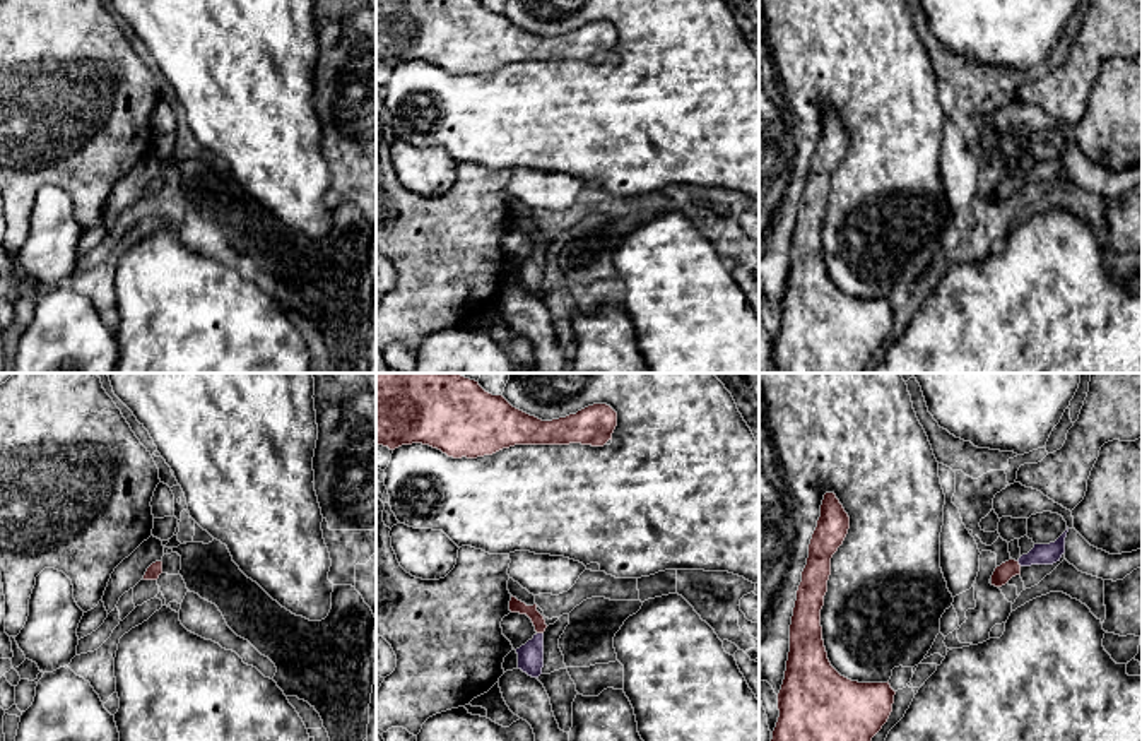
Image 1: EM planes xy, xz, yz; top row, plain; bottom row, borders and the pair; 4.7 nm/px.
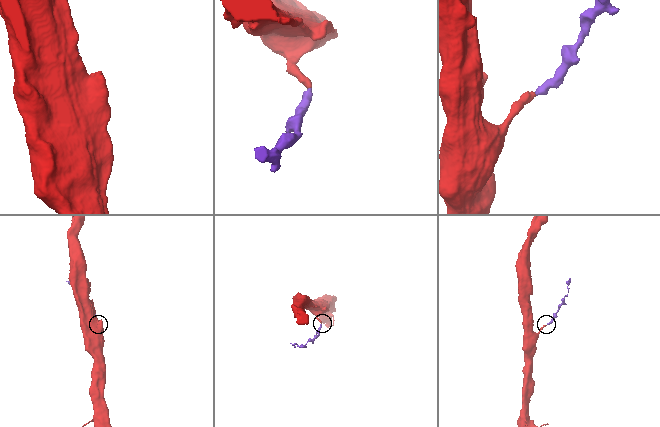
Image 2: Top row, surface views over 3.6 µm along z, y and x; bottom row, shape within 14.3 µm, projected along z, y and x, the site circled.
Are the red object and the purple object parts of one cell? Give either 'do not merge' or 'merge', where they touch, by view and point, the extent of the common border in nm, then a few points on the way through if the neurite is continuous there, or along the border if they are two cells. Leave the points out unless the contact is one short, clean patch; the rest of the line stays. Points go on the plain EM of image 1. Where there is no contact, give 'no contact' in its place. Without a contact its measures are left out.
merge; meets red in xz at (541, 248); contact 30 nm long; runs through xz (515, 223), (527, 226), (541, 248), (530, 272)

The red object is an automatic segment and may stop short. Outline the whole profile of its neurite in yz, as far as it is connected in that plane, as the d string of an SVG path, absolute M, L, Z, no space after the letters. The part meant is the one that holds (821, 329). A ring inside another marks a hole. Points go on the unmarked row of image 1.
M826 110L809 161L807 181L797 207L790 241L790 269L778 310L780 334L773 347L771 373L865 373L872 354L887 339L896 308L887 299L858 299L841 293L829 279L822 257L821 226L831 192L831 175L843 161L850 133L834 110Z

